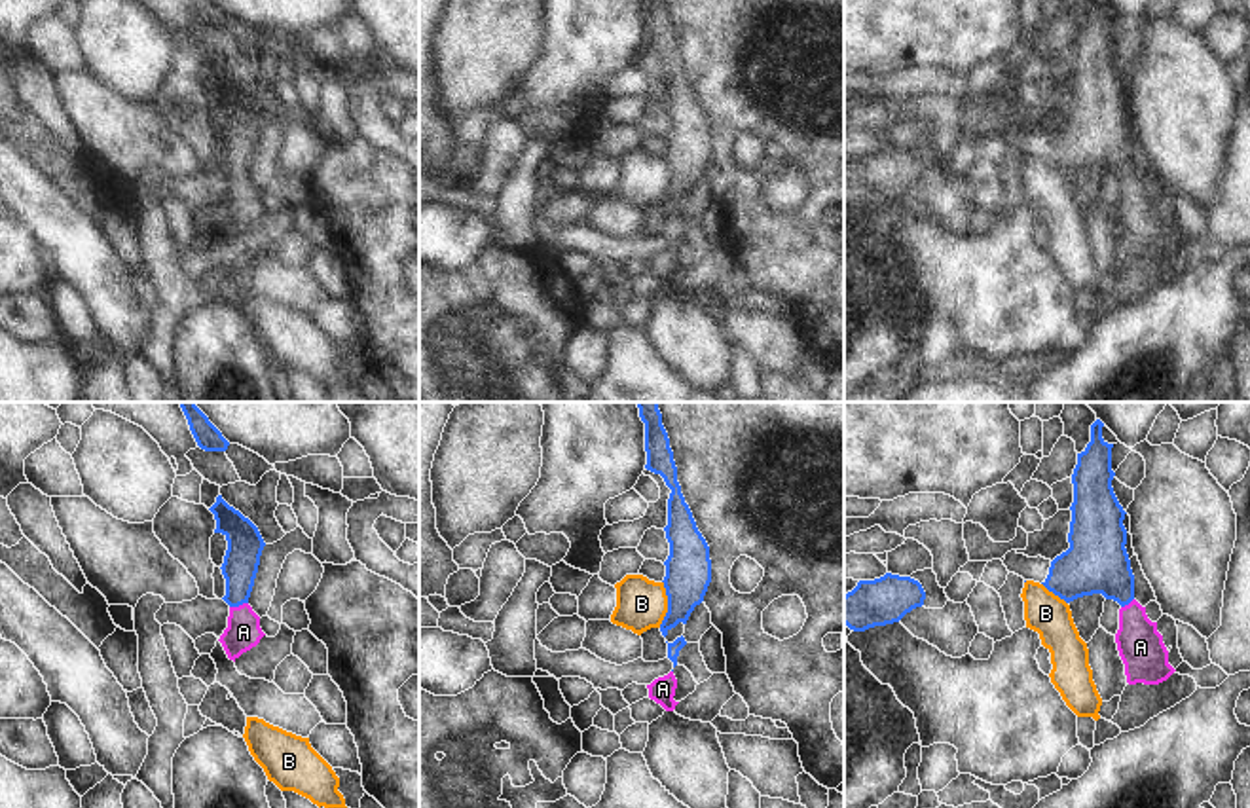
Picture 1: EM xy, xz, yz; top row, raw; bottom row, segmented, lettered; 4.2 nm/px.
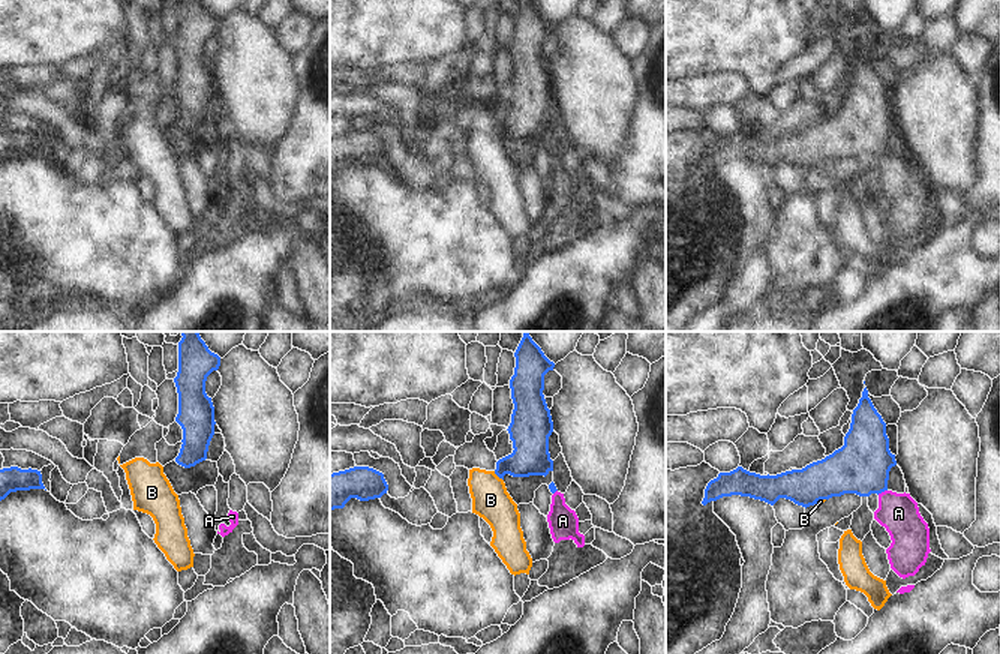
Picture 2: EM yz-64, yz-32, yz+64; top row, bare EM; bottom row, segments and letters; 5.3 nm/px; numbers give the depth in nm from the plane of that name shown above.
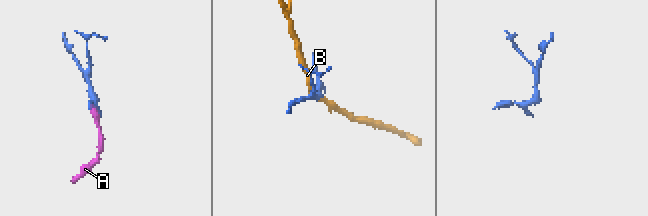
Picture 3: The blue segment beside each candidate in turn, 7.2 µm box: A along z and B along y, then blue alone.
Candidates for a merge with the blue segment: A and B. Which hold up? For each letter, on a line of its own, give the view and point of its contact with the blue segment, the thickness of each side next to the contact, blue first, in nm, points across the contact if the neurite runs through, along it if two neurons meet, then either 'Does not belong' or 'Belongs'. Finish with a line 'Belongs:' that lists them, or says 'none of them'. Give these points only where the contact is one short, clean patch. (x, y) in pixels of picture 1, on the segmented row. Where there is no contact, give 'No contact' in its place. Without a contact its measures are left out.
A: Touches blue at xy (238, 606). Thickness 150 nm (blue) against 150 nm. Path across: xy (241, 560), (238, 606), (243, 632). Belongs
B: Touches blue at xz (668, 604). Thickness 190 nm (blue) against 220 nm. Boundary: xz (662, 581), (666, 615), (659, 626). Does not belong
Belongs: A.

